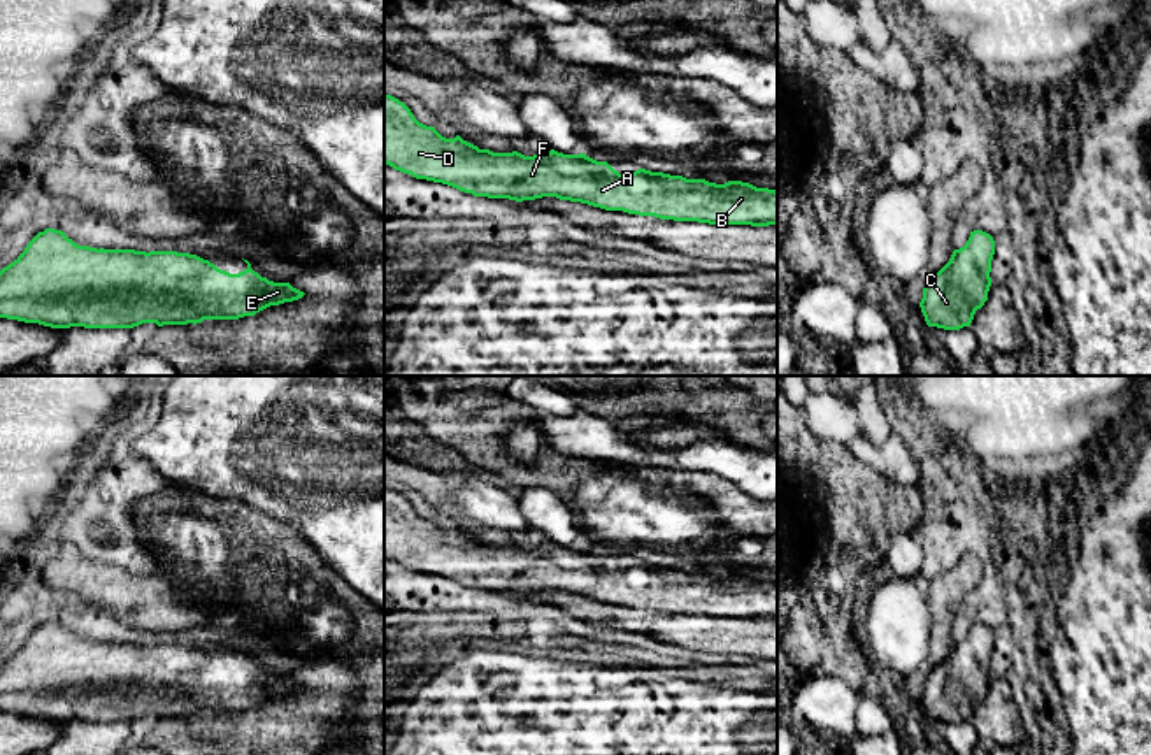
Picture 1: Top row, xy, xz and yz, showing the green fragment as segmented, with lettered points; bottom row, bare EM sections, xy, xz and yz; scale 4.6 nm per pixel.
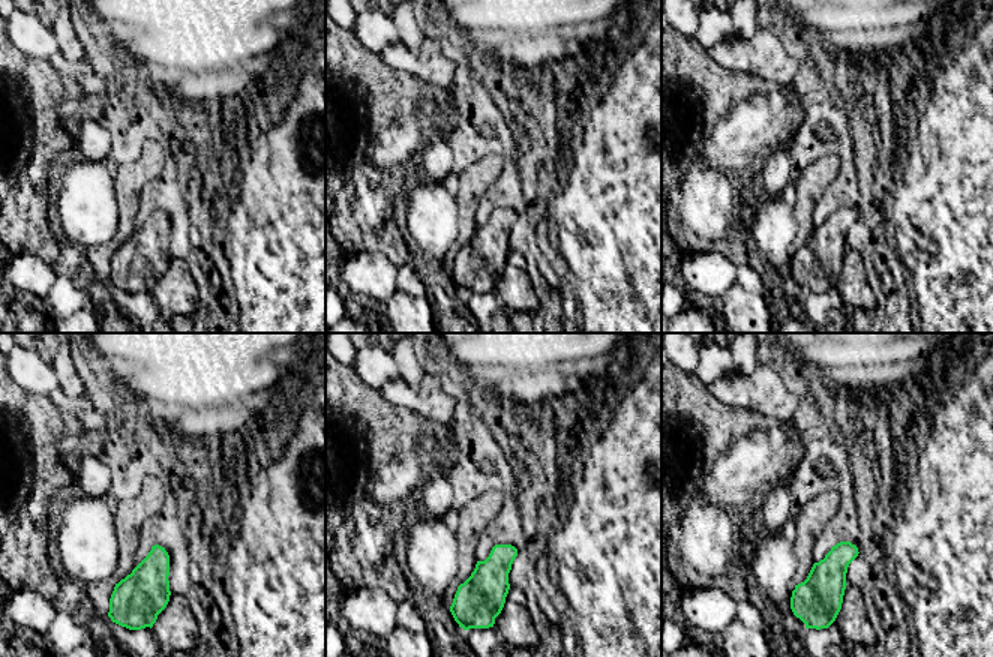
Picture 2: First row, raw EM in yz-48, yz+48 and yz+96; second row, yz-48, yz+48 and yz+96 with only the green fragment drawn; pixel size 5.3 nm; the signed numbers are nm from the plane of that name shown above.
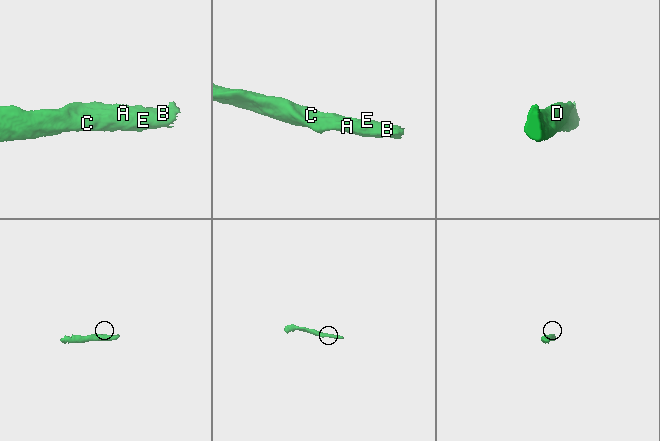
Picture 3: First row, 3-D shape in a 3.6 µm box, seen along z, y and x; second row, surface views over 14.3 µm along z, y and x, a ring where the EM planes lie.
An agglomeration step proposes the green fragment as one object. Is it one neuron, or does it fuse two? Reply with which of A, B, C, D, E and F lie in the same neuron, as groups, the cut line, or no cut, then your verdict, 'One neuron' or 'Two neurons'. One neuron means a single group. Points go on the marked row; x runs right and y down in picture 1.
Groups: A B C D E F. No split. One neuron

